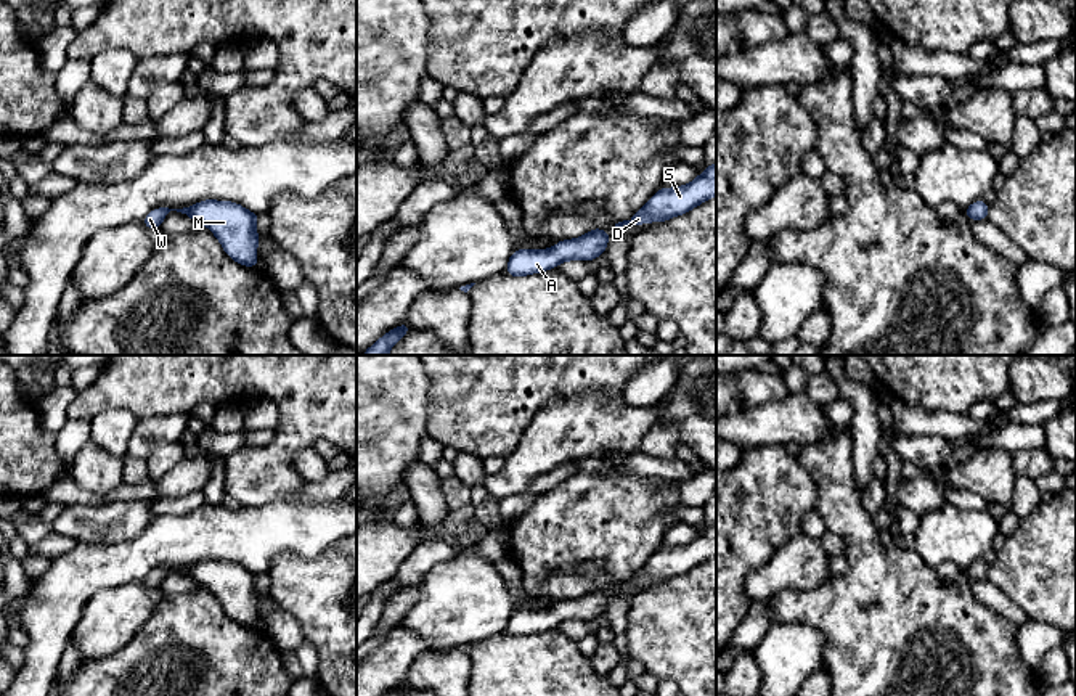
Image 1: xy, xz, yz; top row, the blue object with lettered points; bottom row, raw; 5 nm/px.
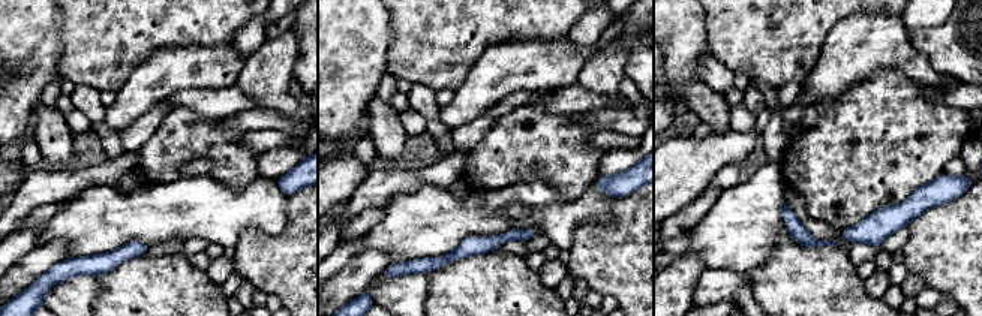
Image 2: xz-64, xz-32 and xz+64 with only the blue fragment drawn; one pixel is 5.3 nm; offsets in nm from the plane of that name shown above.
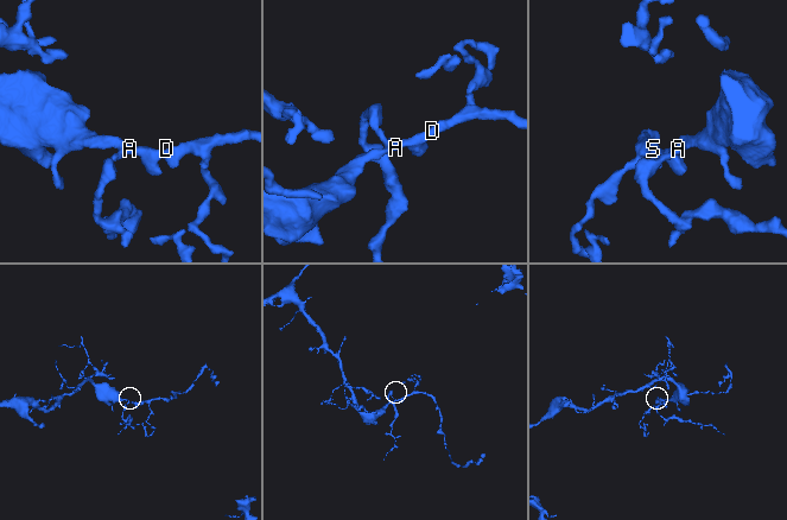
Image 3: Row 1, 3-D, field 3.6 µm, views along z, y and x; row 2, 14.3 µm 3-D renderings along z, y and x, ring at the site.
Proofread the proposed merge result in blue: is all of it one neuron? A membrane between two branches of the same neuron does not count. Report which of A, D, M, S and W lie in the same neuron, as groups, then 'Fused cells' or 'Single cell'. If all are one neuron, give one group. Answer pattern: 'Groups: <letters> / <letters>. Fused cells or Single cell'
Groups: A D M S W. Single cell

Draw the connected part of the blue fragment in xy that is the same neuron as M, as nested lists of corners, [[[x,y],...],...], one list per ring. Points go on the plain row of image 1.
[[[206,559],[183,569],[156,567],[141,582],[146,588],[161,588],[164,577],[177,571],[206,585],[218,598],[223,611],[238,624],[257,627],[257,579],[260,574],[231,561]]]

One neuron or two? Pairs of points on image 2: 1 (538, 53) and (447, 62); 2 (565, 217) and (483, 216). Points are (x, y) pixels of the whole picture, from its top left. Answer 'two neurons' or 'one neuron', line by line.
1: two neurons
2: one neuron

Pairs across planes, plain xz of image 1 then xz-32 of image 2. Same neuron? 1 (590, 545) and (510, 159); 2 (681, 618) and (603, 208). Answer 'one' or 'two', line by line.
1: one
2: two

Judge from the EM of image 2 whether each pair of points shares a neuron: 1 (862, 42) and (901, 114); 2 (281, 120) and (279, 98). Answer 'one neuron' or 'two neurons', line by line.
1: two neurons
2: two neurons

